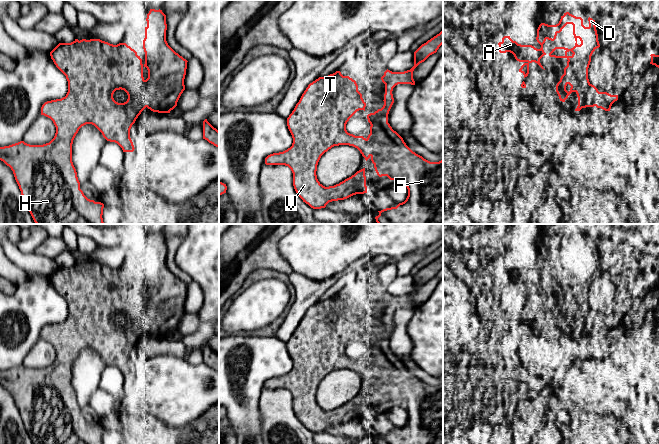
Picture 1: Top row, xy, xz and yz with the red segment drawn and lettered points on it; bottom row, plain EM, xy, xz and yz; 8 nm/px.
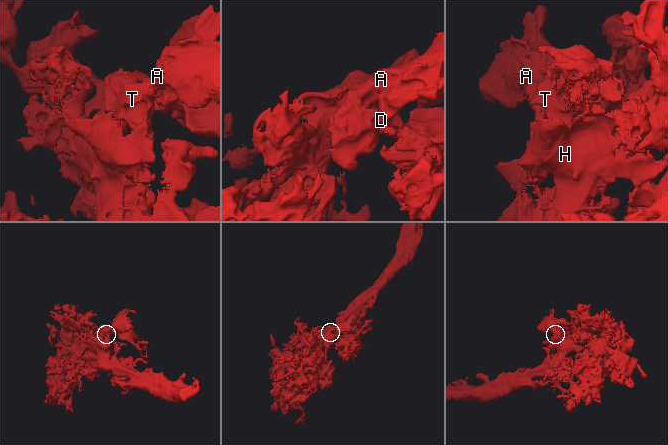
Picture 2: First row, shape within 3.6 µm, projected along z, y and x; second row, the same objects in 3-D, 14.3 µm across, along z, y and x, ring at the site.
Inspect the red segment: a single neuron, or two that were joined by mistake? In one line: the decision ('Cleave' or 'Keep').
Keep

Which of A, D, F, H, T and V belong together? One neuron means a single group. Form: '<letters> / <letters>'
A D F H T V

